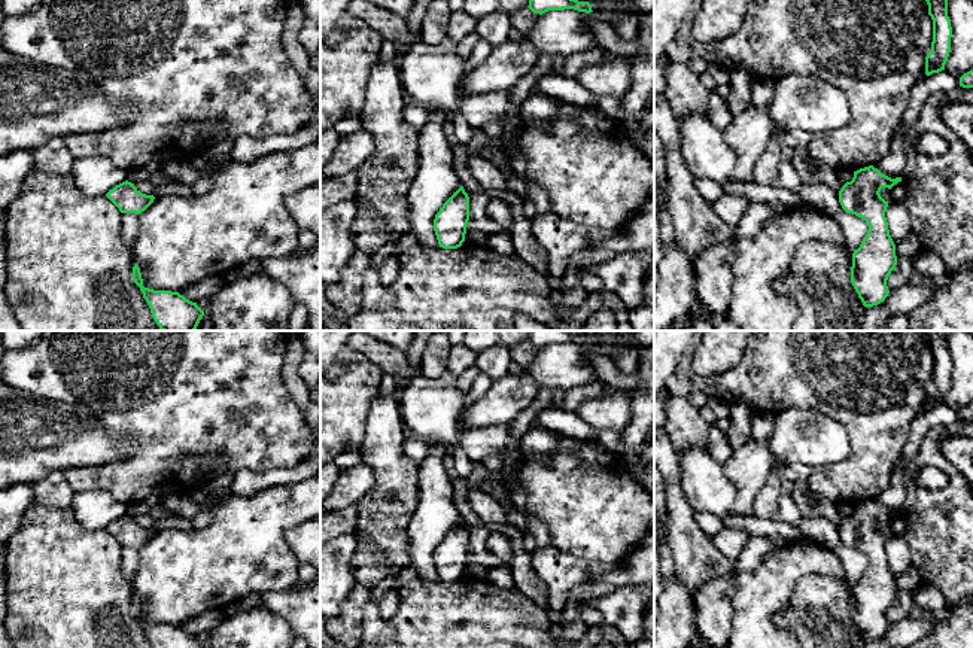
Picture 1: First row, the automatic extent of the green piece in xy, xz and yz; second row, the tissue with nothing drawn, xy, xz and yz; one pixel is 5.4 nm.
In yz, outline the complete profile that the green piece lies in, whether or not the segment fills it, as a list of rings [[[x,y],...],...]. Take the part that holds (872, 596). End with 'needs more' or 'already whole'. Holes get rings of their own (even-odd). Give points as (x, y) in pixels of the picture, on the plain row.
[[[869,499],[854,505],[852,514],[846,515],[839,524],[839,536],[842,542],[846,547],[861,551],[869,559],[869,565],[860,581],[852,587],[851,600],[851,617],[864,641],[873,641],[884,636],[890,627],[887,614],[891,605],[896,603],[897,590],[896,578],[890,569],[888,556],[885,551],[888,535],[885,535],[879,526],[882,521],[891,523],[898,515],[901,515],[901,511],[891,512],[873,499]]]; already whole

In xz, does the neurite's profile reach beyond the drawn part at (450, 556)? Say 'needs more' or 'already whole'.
already whole

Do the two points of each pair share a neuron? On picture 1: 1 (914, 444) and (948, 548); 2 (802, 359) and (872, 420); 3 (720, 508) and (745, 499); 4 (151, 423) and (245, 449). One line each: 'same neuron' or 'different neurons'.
1: same neuron
2: same neuron
3: different neurons
4: same neuron

